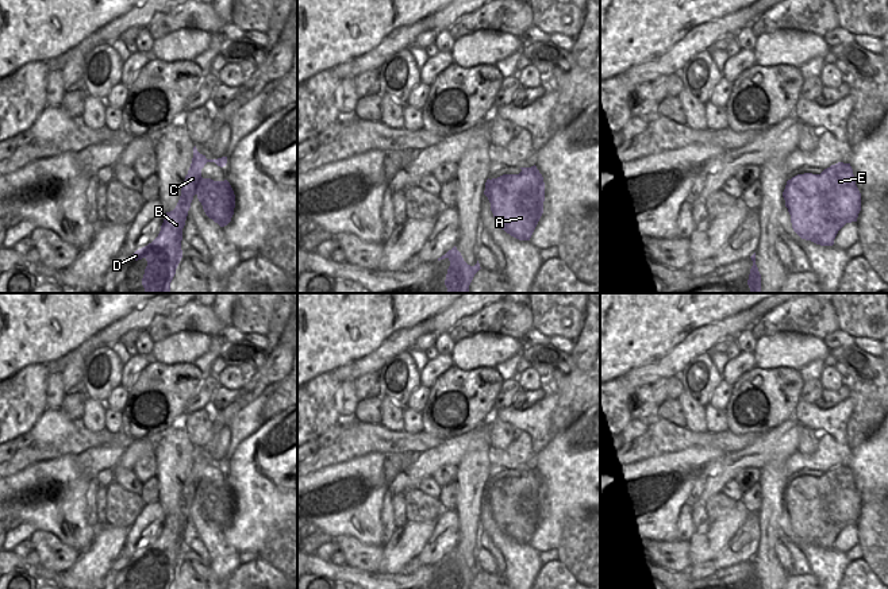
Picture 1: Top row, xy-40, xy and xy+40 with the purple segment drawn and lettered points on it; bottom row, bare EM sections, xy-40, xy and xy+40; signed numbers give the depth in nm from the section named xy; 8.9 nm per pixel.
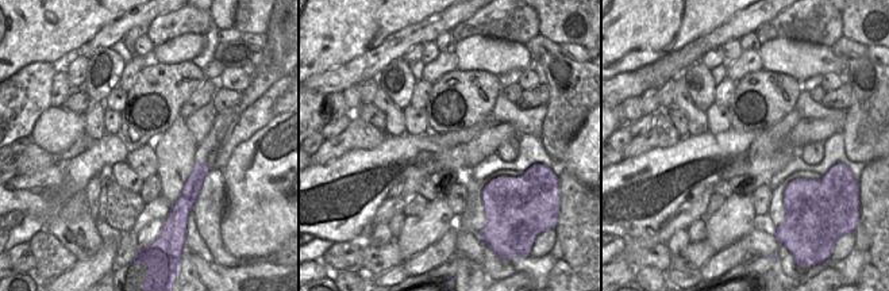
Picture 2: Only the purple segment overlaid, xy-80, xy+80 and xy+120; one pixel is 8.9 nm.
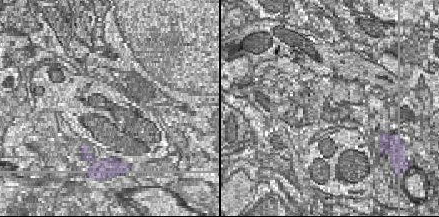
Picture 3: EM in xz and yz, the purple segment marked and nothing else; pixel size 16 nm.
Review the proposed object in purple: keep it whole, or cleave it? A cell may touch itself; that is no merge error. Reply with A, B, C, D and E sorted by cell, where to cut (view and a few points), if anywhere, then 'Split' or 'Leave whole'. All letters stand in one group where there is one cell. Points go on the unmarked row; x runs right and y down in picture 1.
Groups: A B C D E. No split. Leave whole.

